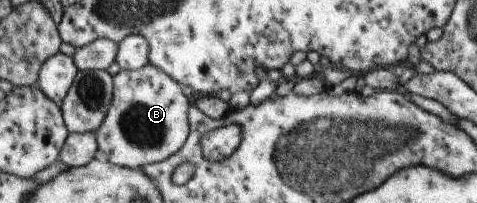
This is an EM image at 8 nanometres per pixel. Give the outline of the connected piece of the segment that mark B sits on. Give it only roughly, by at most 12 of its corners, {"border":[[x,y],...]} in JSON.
{"border":[[146,64],[112,76],[94,132],[118,167],[166,159],[188,135],[182,87]]}

